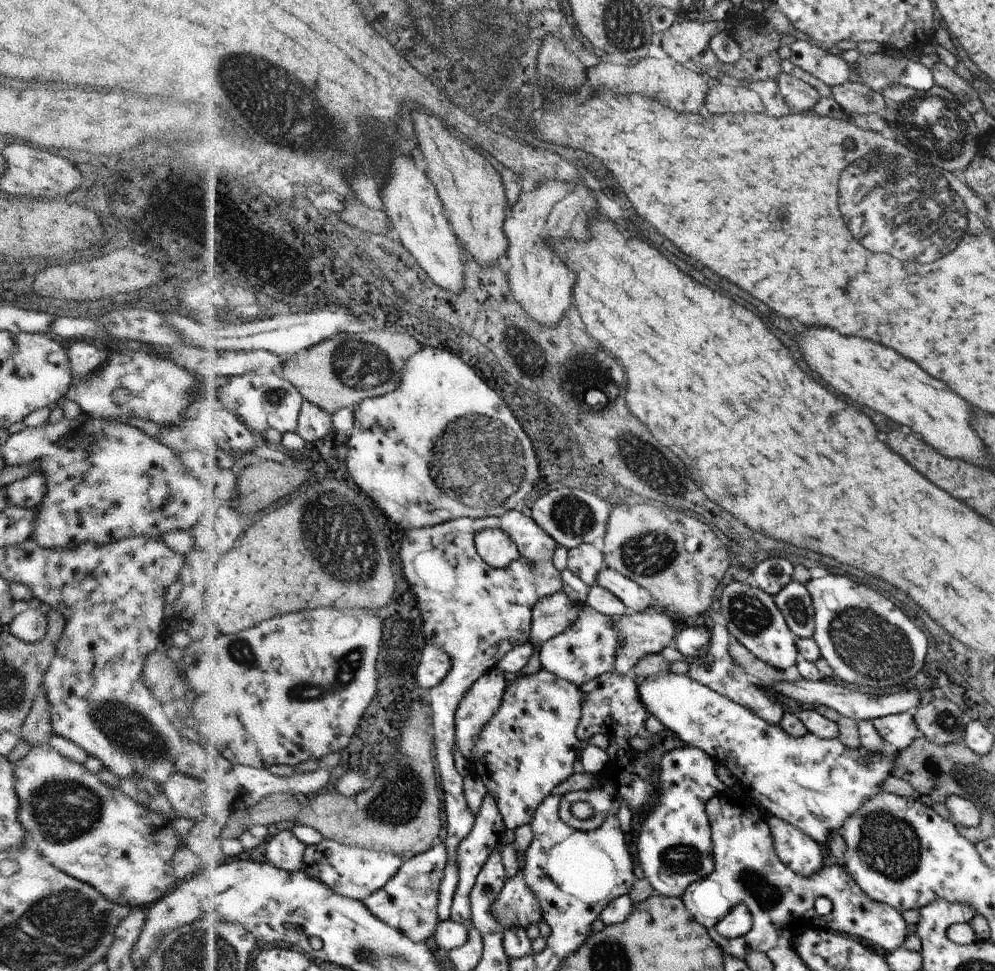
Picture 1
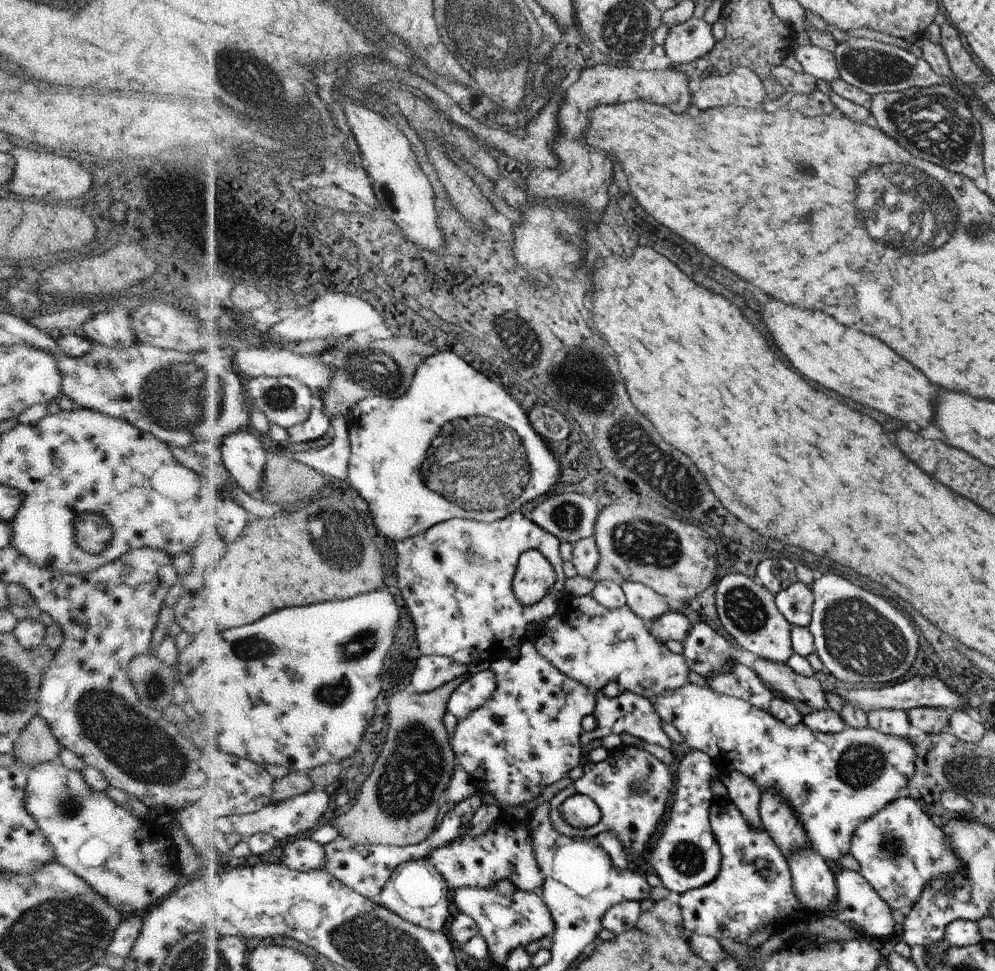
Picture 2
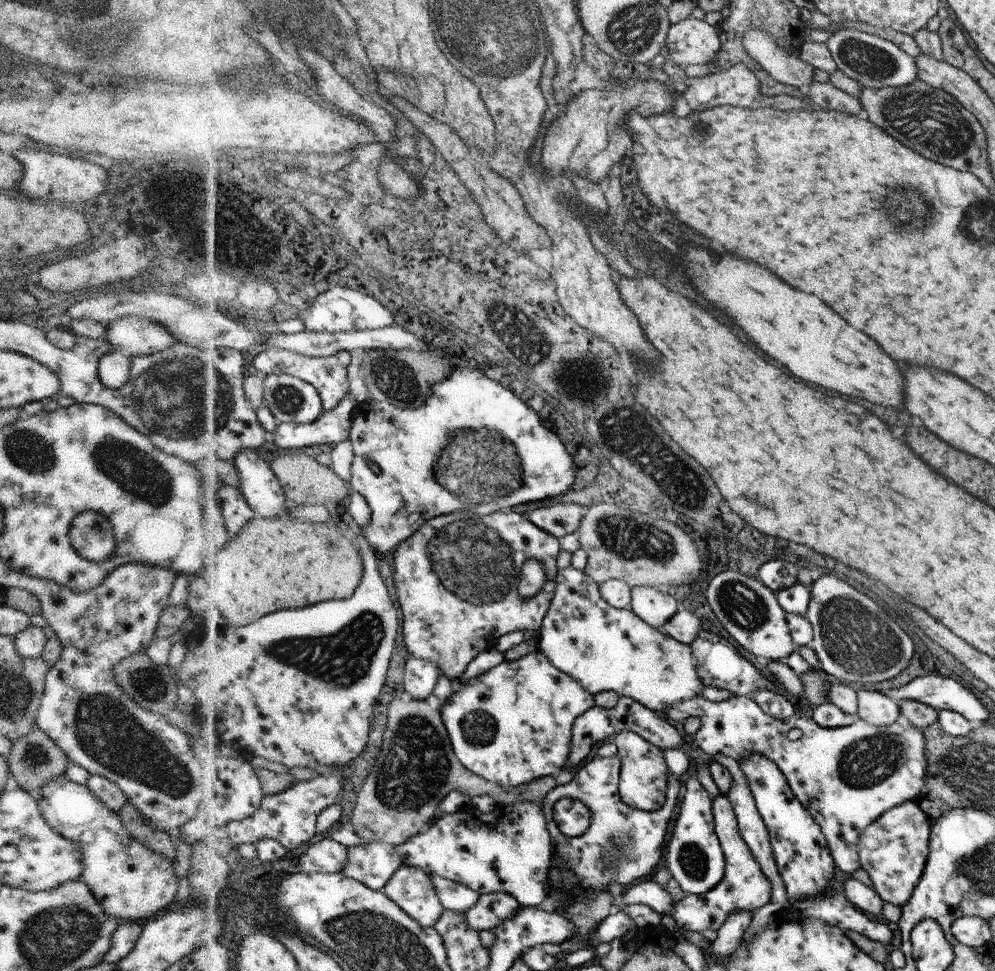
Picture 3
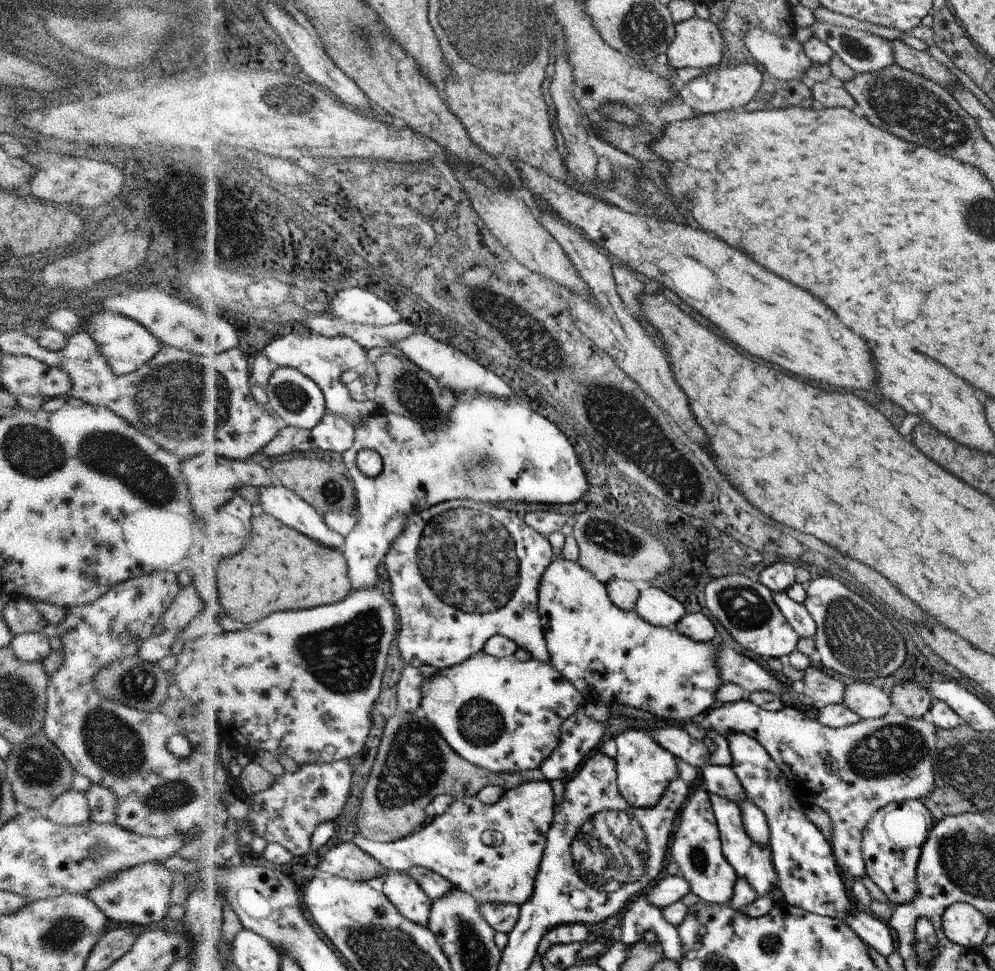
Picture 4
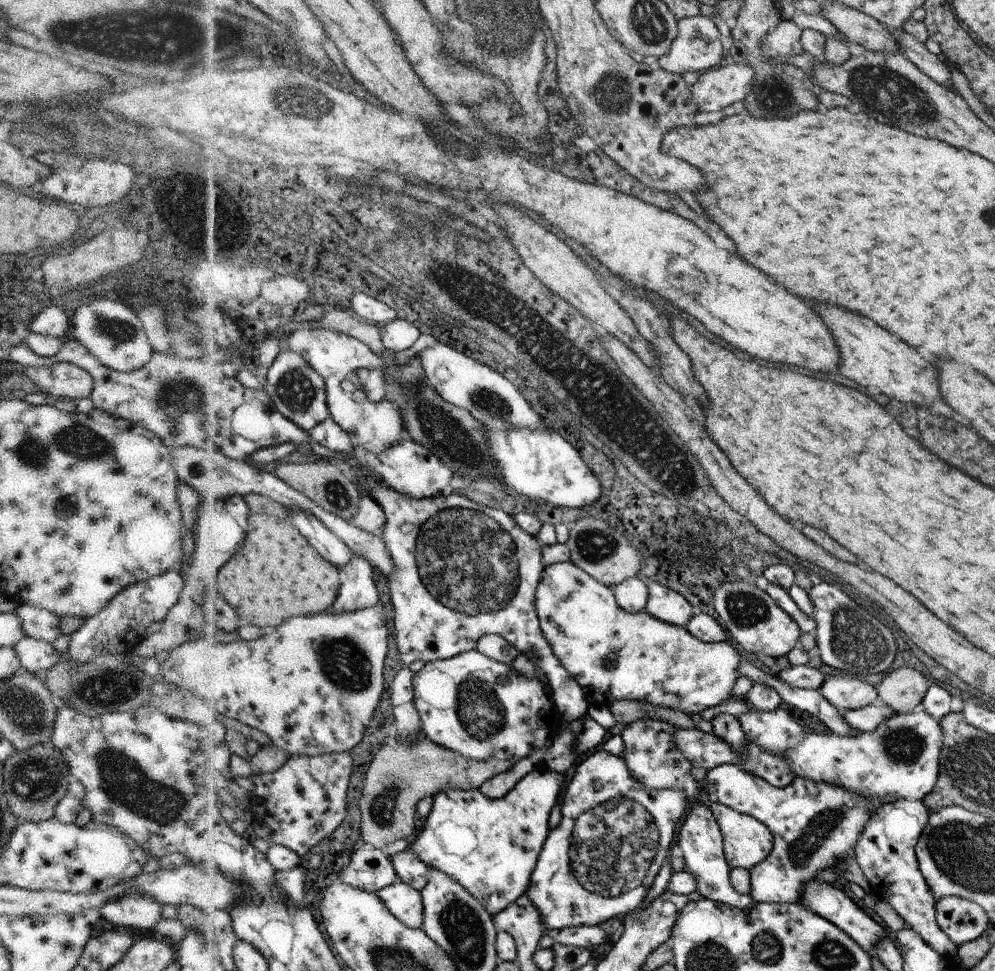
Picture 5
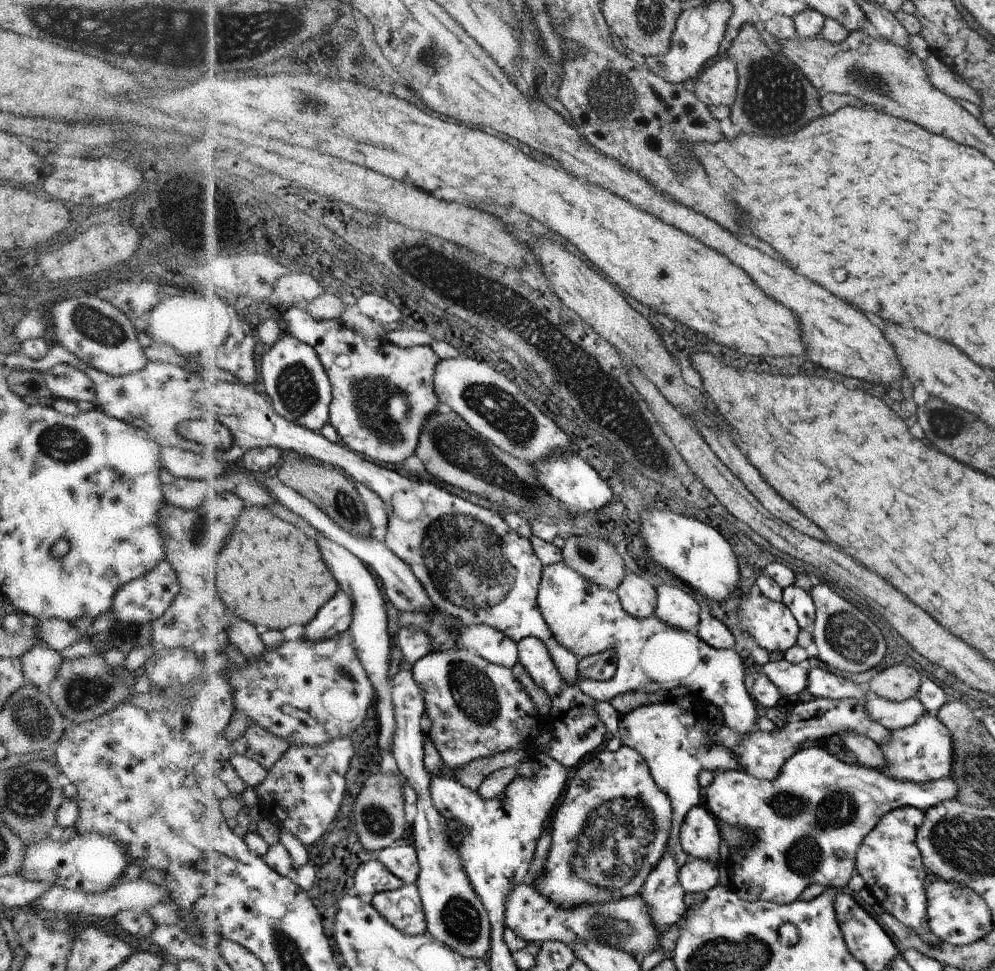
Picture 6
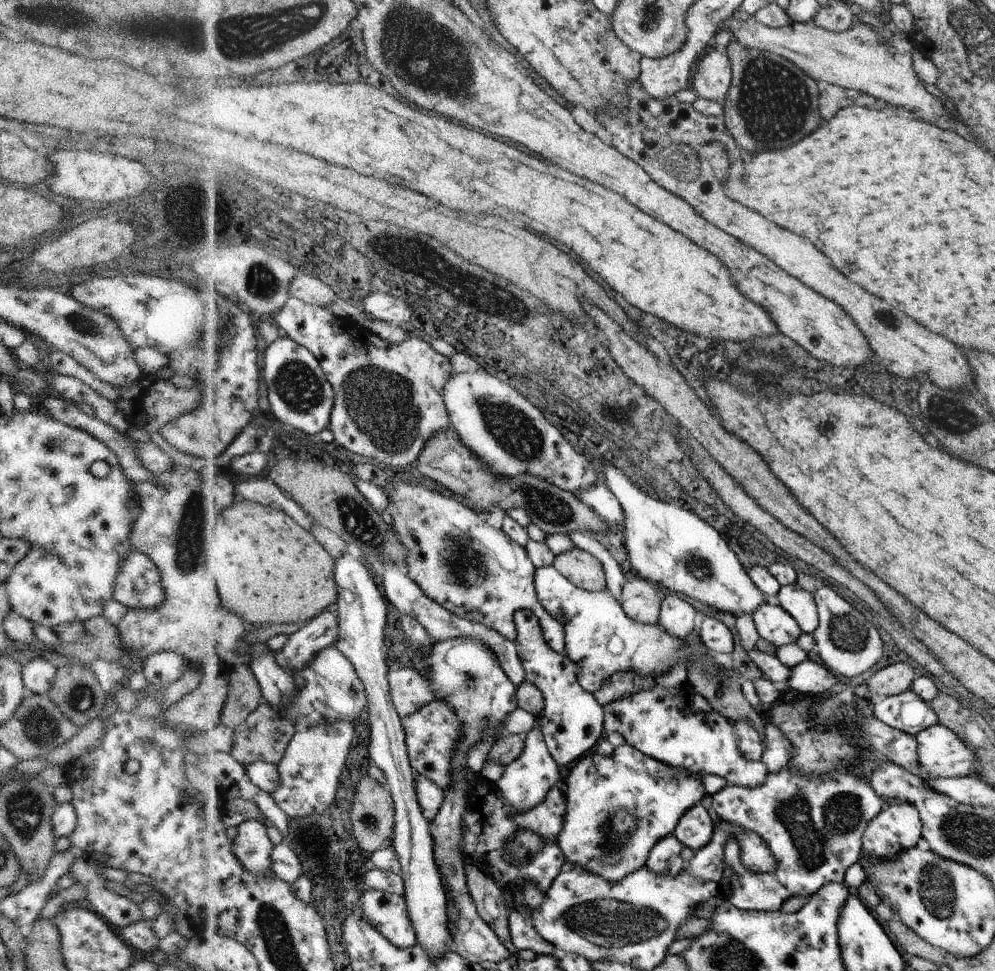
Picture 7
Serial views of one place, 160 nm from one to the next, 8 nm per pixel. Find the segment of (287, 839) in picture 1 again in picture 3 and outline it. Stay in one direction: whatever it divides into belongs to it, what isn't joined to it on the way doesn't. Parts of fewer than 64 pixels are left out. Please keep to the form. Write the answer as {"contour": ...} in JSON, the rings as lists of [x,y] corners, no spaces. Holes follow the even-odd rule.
{"contour":[[[326,837],[300,857],[300,864],[306,873],[339,873],[349,863],[349,848],[334,838]]]}

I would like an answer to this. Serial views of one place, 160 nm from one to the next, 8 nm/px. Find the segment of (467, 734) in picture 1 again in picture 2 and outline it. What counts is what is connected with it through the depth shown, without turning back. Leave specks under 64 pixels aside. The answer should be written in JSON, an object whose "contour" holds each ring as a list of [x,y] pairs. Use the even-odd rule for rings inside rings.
{"contour":[[[486,666],[473,670],[454,690],[454,696],[449,703],[449,712],[457,720],[462,720],[468,714],[472,714],[476,708],[480,708],[484,702],[488,702],[495,690],[496,674],[494,671]]]}

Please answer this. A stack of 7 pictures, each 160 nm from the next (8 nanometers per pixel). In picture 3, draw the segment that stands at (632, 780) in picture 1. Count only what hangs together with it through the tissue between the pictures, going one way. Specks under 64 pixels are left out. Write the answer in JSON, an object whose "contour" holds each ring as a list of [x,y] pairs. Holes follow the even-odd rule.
{"contour":[[[595,757],[586,762],[582,768],[574,770],[571,782],[558,785],[542,799],[543,812],[548,820],[548,828],[554,837],[555,854],[554,868],[550,869],[550,894],[547,908],[563,912],[565,901],[577,890],[608,891],[613,882],[622,884],[623,888],[648,878],[654,866],[662,858],[664,836],[668,832],[668,822],[674,819],[673,812],[680,794],[680,778],[670,773],[668,776],[668,798],[664,807],[652,812],[633,809],[621,799],[620,795],[621,760],[615,757]],[[561,798],[583,802],[590,811],[590,824],[582,836],[566,836],[554,820],[555,804]]]}

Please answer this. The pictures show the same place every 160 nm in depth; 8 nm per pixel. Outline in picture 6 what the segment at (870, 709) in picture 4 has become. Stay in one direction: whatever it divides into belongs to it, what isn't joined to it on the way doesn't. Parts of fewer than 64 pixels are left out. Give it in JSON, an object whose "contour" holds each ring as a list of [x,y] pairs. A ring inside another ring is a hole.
{"contour":[[[808,667],[805,689],[814,698],[819,699],[843,699],[846,697],[864,699],[866,694],[864,684],[857,685],[847,678],[836,676],[836,674],[822,670],[819,667]]]}

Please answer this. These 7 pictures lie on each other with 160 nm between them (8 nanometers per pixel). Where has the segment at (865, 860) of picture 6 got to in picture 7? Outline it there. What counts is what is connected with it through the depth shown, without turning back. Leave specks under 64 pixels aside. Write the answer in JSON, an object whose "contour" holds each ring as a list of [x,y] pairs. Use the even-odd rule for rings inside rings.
{"contour":[[[905,799],[896,801],[880,810],[880,814],[865,828],[862,859],[880,861],[881,859],[895,857],[902,851],[921,845],[922,840],[923,822],[917,805],[909,803]]]}

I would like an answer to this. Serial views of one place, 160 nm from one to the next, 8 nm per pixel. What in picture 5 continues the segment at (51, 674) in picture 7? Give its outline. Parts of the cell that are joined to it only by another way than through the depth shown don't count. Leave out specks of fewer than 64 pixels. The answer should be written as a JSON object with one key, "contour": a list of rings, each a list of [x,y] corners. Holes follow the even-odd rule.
{"contour":[[[25,636],[18,644],[15,644],[14,650],[20,659],[21,670],[37,676],[42,677],[60,662],[60,653],[54,649],[52,643],[44,639]]]}

